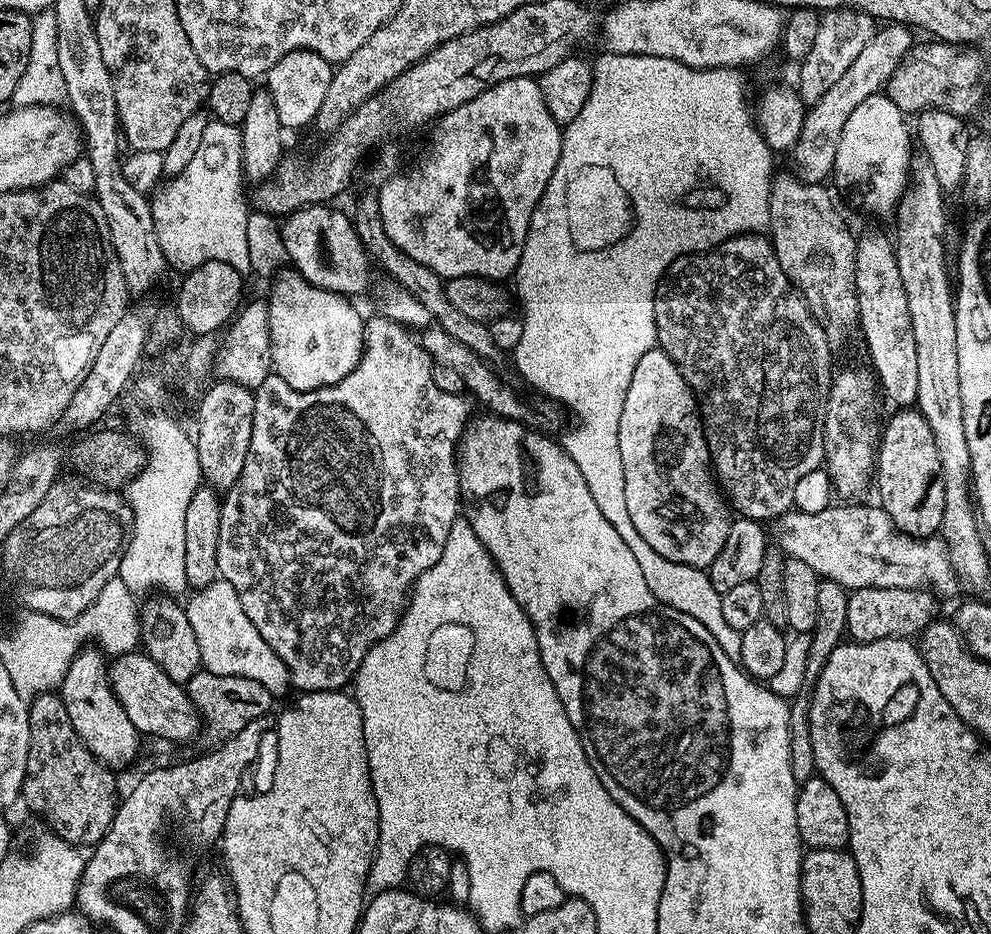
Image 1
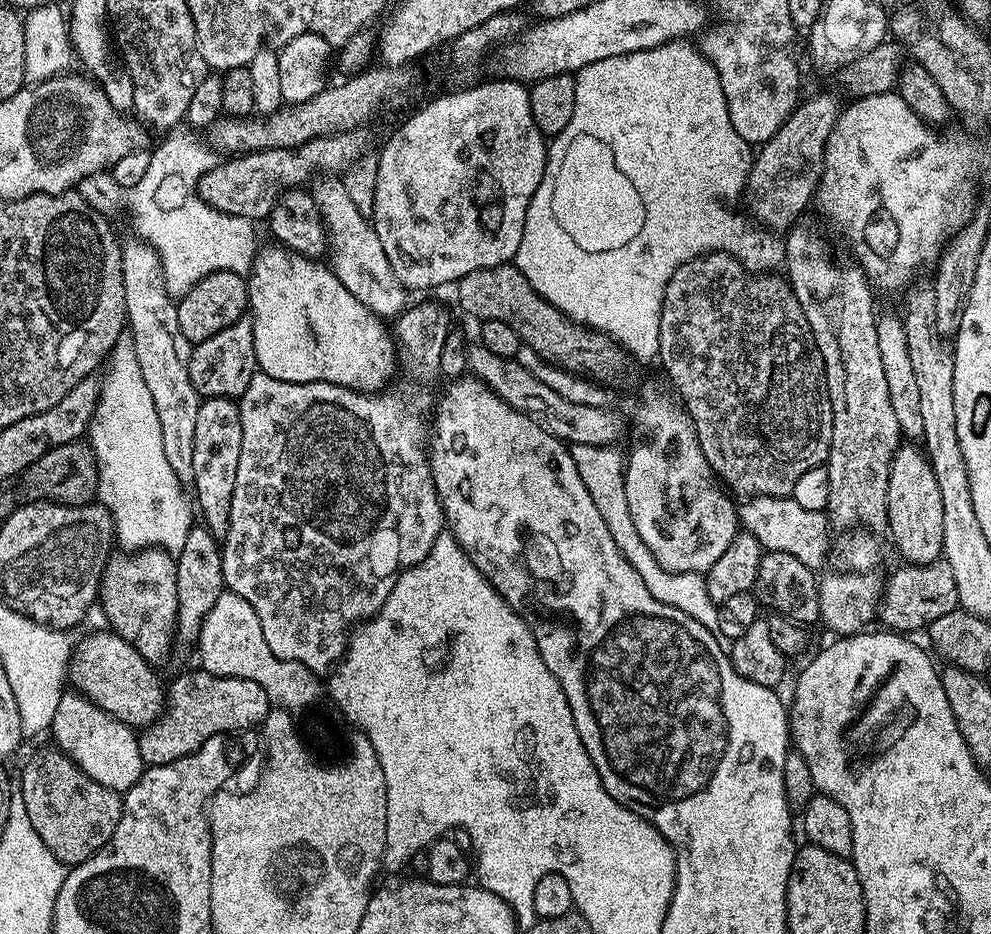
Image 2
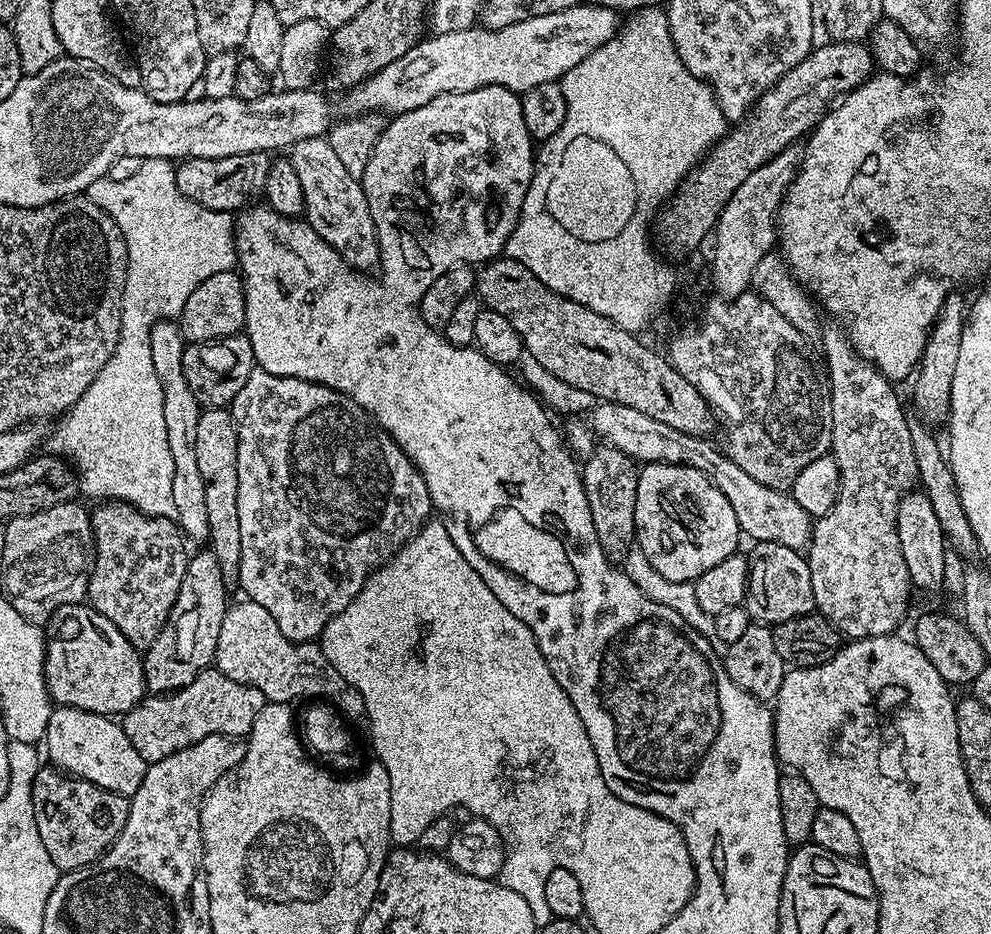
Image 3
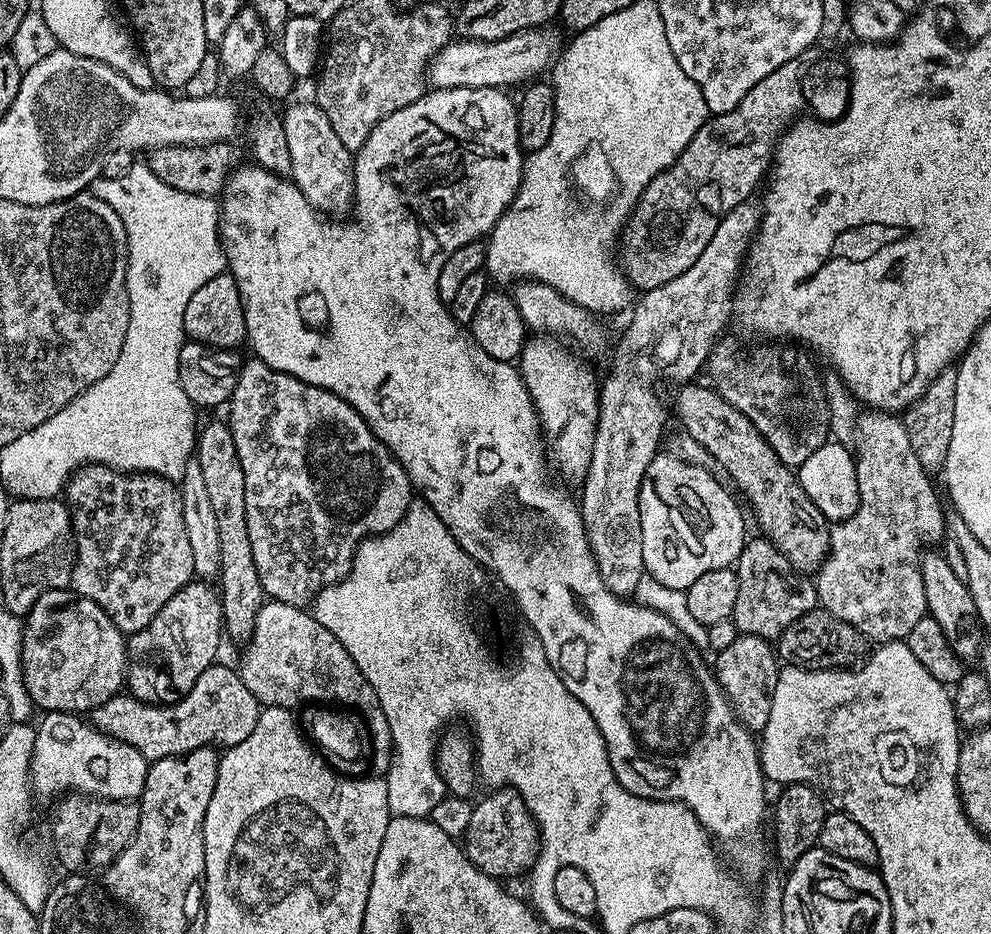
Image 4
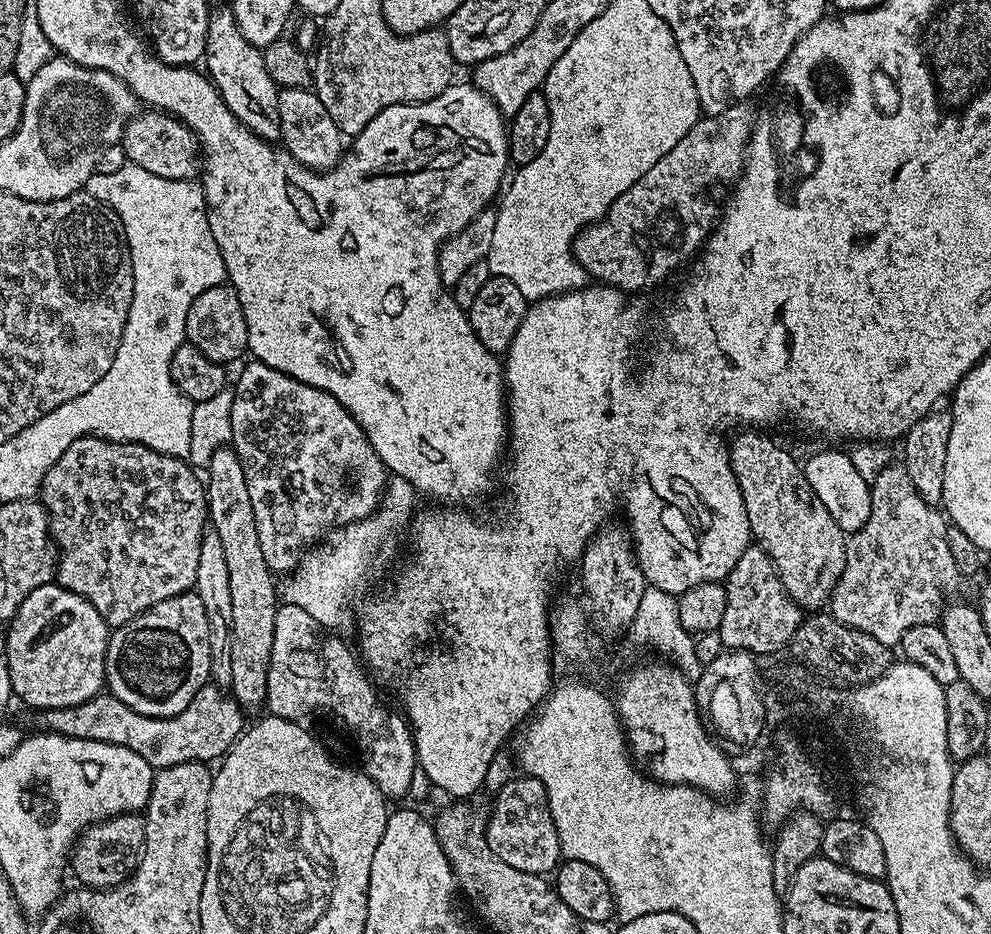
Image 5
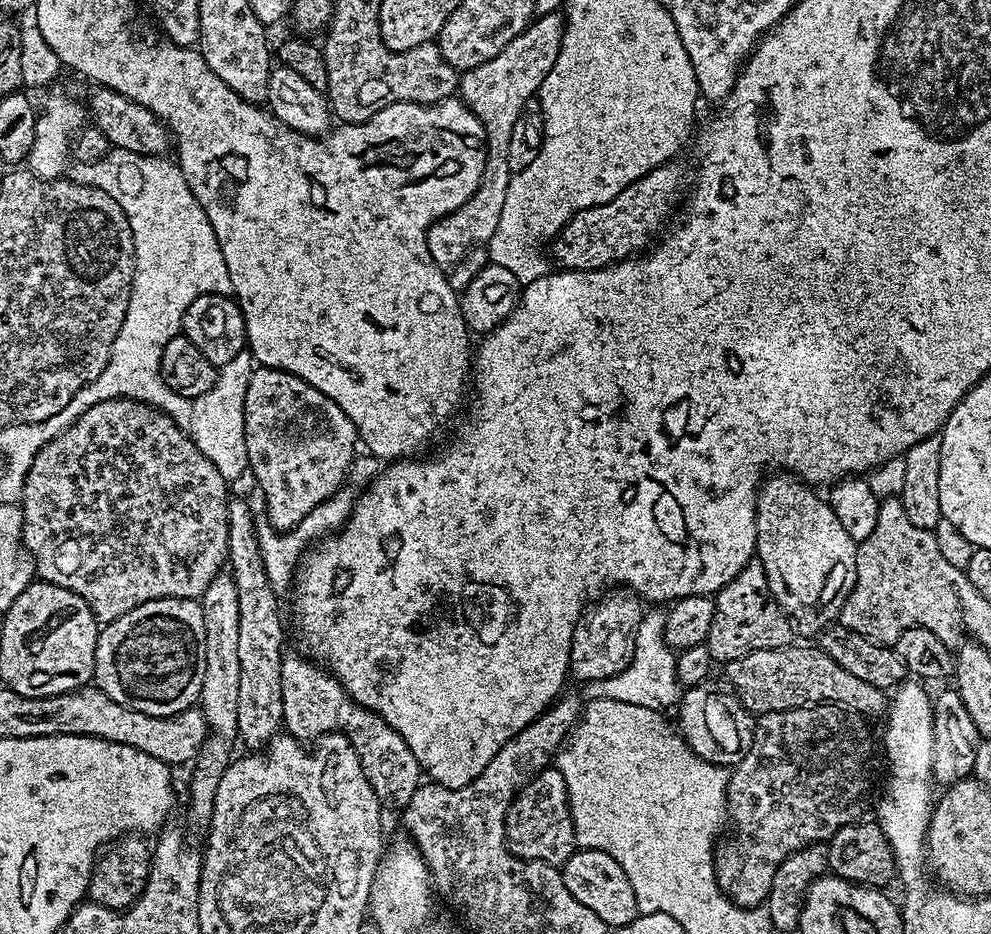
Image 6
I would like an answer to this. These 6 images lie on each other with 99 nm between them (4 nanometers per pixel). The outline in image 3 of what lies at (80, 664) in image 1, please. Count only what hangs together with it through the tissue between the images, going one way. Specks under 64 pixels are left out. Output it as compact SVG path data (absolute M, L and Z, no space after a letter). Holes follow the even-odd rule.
M53 707L48 730L42 741L48 747L48 756L59 771L88 780L120 796L131 798L142 786L146 767L142 754L134 750L123 727L113 717L94 714L77 708Z

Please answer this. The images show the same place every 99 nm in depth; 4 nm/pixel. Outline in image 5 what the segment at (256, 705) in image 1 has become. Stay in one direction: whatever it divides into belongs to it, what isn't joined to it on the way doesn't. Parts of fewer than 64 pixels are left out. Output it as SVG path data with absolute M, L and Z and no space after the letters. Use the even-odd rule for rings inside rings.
M211 682L194 694L190 706L173 716L147 716L138 714L117 696L101 694L78 706L46 708L39 713L40 728L90 742L106 742L114 746L126 746L134 754L142 754L154 770L178 766L182 762L203 760L216 762L227 753L240 738L246 727L245 713L231 695L224 696L225 689Z

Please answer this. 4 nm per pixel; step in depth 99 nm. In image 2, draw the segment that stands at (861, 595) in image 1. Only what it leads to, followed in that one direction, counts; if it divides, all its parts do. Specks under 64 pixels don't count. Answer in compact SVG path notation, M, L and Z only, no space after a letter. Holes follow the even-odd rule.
M946 559L931 560L928 564L905 563L904 568L900 568L892 577L888 584L883 585L878 605L878 620L885 629L901 634L916 634L919 630L927 629L937 618L942 618L942 614L950 614L958 608L958 586L954 582L954 570L950 570L950 562Z

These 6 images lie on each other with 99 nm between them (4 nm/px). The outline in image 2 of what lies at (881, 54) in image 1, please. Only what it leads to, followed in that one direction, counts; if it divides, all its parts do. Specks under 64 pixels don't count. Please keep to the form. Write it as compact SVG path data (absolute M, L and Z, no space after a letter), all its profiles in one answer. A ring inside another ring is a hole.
M812 96L808 101L806 100L797 103L795 110L789 114L788 121L778 130L778 134L774 134L774 138L759 145L748 175L748 185L744 188L746 208L752 219L777 234L787 233L797 223L796 218L800 211L808 203L813 203L816 189L819 188L820 179L824 173L826 142L842 111L842 104L839 104L832 96Z

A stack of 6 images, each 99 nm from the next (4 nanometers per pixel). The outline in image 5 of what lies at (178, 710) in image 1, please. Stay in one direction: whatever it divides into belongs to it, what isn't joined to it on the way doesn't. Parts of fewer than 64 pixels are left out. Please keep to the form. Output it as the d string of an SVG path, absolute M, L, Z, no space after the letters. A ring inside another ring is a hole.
M56 582L38 586L38 590L30 590L30 594L26 594L22 606L18 606L7 628L10 682L13 693L18 700L20 696L22 703L29 704L35 710L43 710L78 706L78 702L86 702L101 695L106 684L104 671L110 629L102 614L98 614L98 610L94 610L94 606L86 602L86 598L60 587Z

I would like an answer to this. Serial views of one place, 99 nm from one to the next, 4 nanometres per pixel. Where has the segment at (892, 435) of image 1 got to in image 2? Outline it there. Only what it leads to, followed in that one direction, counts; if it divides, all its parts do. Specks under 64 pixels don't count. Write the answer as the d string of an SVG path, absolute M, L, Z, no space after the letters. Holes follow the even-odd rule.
M905 443L894 454L888 475L886 502L888 503L886 532L892 535L892 544L900 551L901 561L910 564L928 564L931 560L941 559L944 551L944 543L942 542L942 490L938 490L938 478L934 478L934 470L927 455L915 443Z

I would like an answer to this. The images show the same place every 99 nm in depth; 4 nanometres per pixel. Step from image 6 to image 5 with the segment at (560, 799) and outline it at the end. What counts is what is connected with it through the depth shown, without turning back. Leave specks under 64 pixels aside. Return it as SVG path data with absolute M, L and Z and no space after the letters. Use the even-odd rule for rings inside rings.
M519 774L500 788L492 810L488 812L487 844L508 866L523 873L549 875L562 860L557 827L549 812L548 795L544 783L531 774Z

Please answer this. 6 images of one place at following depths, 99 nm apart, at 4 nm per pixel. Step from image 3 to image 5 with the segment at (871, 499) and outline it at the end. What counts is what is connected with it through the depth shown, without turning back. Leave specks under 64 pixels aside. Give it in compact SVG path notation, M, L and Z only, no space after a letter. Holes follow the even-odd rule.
M904 467L884 468L871 485L870 518L866 518L862 530L847 537L846 566L832 592L830 615L846 626L870 634L870 638L878 638L878 642L896 646L906 630L939 621L946 603L944 592L961 583L962 577L954 566L954 557L950 555L950 546L946 542L950 524L945 513L920 497Z

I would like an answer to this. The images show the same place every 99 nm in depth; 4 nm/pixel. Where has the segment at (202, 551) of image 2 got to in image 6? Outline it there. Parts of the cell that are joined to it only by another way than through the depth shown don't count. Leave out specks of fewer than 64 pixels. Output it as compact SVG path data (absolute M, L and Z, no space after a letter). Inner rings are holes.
M177 596L162 598L161 600L151 600L126 614L117 620L109 620L99 629L96 637L96 649L94 650L94 670L92 671L92 680L95 687L101 688L114 702L126 706L130 710L138 710L142 714L151 716L173 716L182 710L193 707L199 701L200 691L202 690L202 678L206 675L206 622L202 618L199 599L193 598L183 600Z

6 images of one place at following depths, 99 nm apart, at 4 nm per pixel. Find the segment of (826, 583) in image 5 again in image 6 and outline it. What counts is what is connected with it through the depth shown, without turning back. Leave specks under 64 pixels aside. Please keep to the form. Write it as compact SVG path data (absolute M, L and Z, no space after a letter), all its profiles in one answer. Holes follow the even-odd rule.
M783 470L777 471L775 474L769 475L767 479L761 483L756 493L756 515L754 517L754 539L756 542L754 556L755 559L762 562L762 570L766 570L768 592L775 598L778 602L778 606L787 614L789 620L792 621L793 629L795 629L799 635L801 632L802 635L812 636L812 638L819 637L820 633L839 617L842 606L850 598L850 594L856 585L856 549L858 547L858 542L854 538L850 538L850 534L846 534L846 526L842 526L840 513L835 512L831 503L829 503L825 497L823 500L816 492L819 491L817 491L815 487L805 484L800 477L792 475L791 472L785 472Z

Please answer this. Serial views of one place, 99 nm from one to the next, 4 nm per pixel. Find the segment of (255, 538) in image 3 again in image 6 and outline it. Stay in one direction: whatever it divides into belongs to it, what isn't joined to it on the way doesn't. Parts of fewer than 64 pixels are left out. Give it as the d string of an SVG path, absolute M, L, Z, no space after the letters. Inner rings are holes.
M257 367L250 378L250 384L246 389L245 398L245 438L246 438L246 454L248 455L248 467L250 476L256 479L256 484L260 487L260 492L264 495L264 508L268 511L268 520L276 528L284 528L283 530L291 530L295 528L298 522L302 522L302 518L306 518L306 514L310 514L310 510L314 510L324 500L328 500L334 493L341 491L340 483L344 480L344 475L348 472L348 467L352 464L352 455L358 449L358 433L354 422L350 422L350 418L346 418L346 414L340 407L330 398L326 398L326 394L322 394L317 388L309 388L308 384L302 378L298 378L289 372L283 372L277 368Z

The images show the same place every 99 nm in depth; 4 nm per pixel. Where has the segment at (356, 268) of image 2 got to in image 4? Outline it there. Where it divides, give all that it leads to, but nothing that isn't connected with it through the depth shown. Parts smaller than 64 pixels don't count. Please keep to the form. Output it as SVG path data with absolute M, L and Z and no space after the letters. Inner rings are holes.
M314 102L296 104L283 113L286 130L286 146L290 146L293 184L298 186L300 195L318 212L332 218L340 218L343 212L351 213L356 198L356 165L354 154L342 146L342 138L334 134L330 118Z

